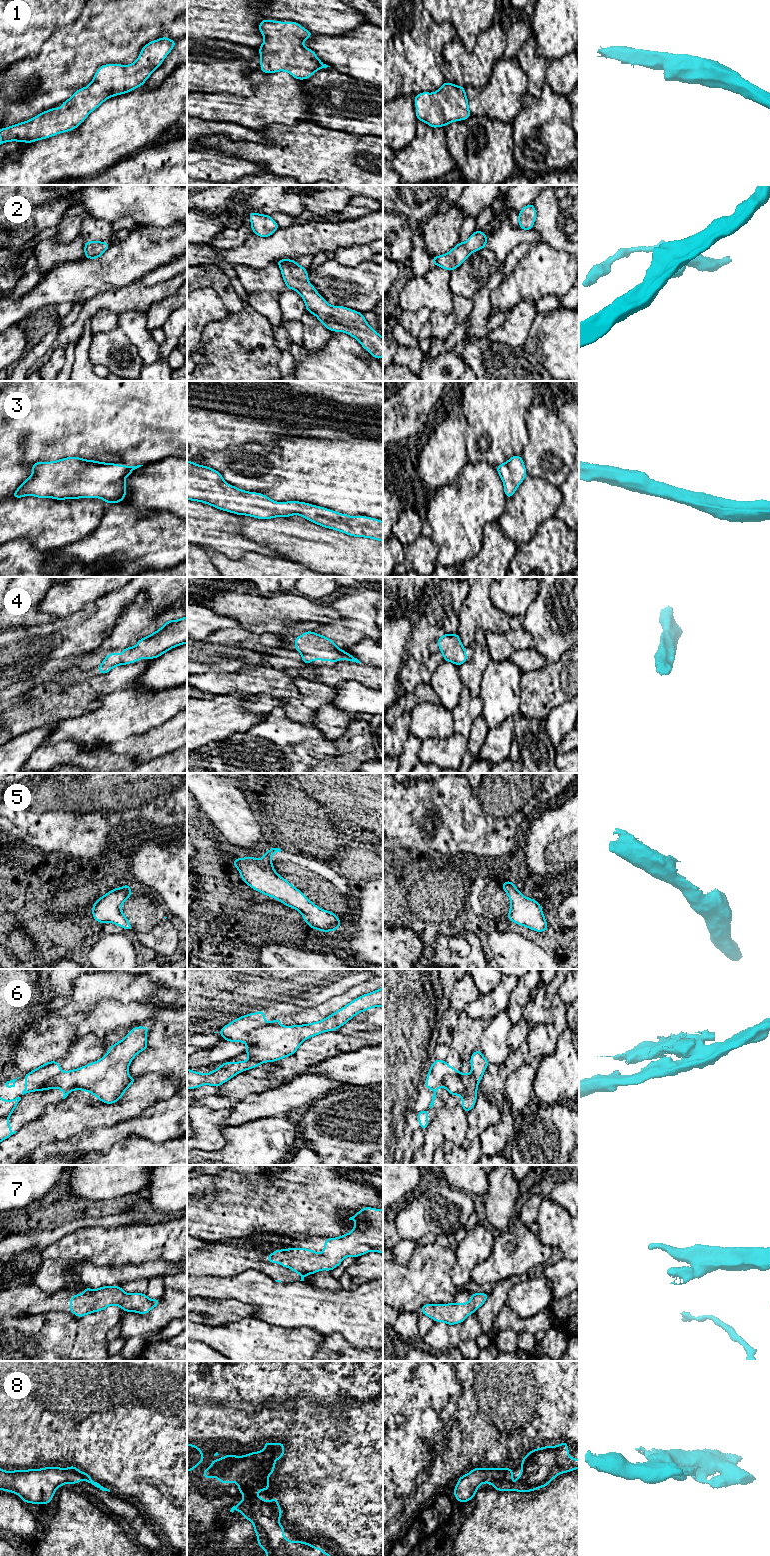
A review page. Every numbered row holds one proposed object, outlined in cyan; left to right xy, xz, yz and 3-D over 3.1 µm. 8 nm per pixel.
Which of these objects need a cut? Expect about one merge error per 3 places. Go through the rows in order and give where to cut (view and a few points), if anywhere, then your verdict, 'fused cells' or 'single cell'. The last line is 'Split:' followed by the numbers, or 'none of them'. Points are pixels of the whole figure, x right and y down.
1: cut none; single cell
2: cut none; single cell
3: cut none; single cell
4: cut none; single cell
5: cut none; single cell
6: cut xz (279, 1024), (263, 1025), (255, 1028), (242, 1041); fused cells
7: cut none; single cell
8: cut none; single cell
Split: 6

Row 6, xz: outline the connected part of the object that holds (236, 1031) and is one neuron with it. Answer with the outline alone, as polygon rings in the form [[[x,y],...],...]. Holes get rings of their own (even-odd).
[[[261,1010],[256,1013],[241,1016],[223,1026],[219,1033],[214,1033],[221,1035],[226,1041],[243,1042],[251,1031],[269,1025],[280,1025],[280,1018],[276,1018],[271,1023],[267,1023],[265,1021],[265,1013]]]

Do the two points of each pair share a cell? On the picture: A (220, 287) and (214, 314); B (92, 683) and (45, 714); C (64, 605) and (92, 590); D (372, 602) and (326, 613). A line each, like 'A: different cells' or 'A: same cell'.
A: different cells
B: same cell
C: same cell
D: different cells

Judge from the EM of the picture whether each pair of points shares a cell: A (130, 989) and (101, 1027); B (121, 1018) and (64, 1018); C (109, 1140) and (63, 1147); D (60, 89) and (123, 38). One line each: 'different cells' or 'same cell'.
A: different cells
B: different cells
C: same cell
D: same cell

